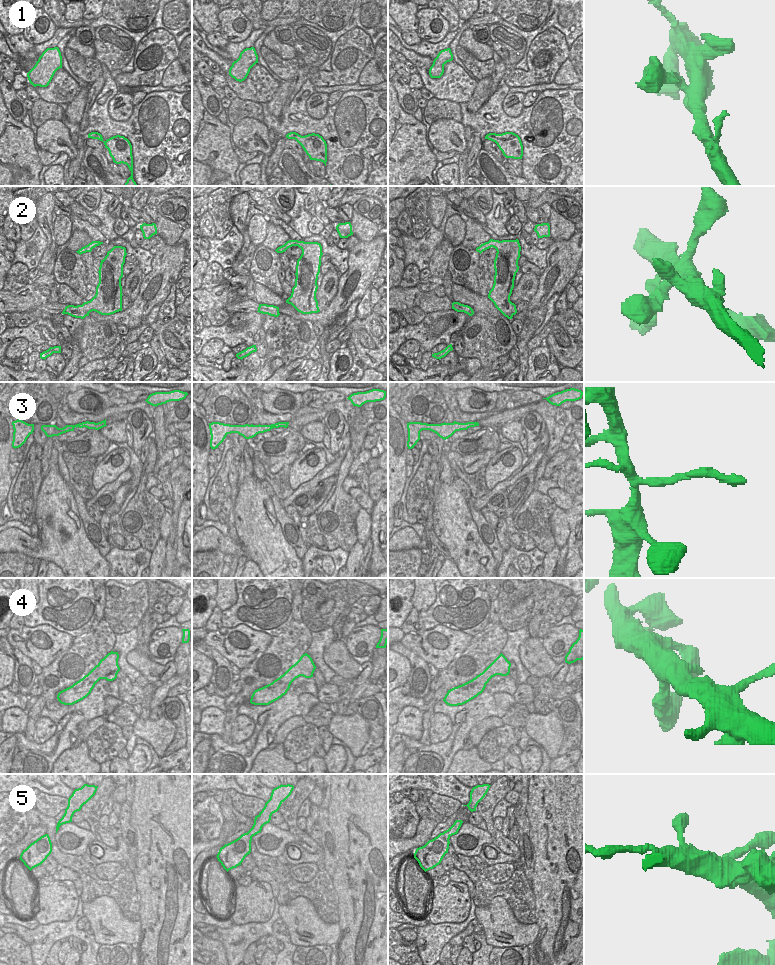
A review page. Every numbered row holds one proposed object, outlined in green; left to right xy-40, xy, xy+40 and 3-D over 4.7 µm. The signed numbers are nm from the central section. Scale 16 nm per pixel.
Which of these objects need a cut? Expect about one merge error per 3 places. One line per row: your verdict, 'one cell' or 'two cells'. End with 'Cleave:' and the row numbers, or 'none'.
1: one cell
2: one cell
3: one cell
4: one cell
5: one cell
Cleave: none

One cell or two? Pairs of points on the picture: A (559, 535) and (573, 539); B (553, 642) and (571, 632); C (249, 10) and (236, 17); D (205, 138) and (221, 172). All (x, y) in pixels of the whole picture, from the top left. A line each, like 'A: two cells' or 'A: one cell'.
A: two cells
B: one cell
C: two cells
D: one cell

